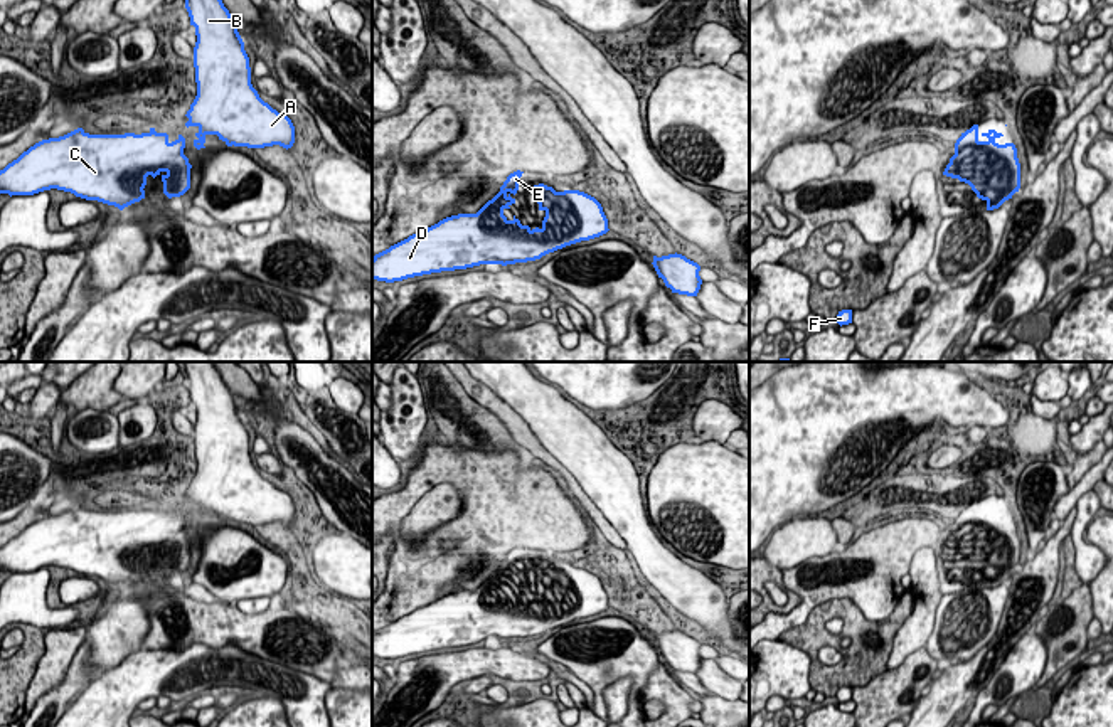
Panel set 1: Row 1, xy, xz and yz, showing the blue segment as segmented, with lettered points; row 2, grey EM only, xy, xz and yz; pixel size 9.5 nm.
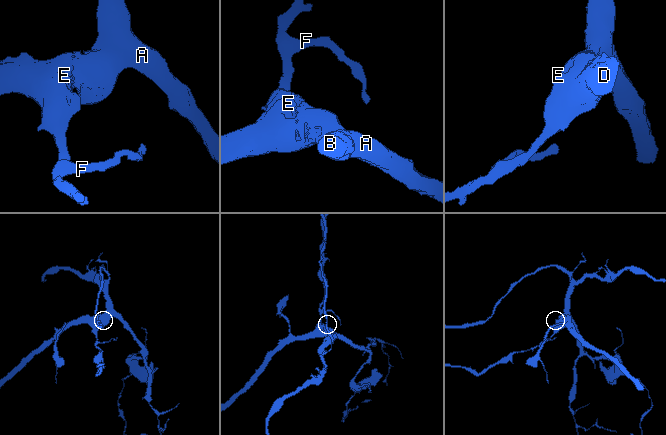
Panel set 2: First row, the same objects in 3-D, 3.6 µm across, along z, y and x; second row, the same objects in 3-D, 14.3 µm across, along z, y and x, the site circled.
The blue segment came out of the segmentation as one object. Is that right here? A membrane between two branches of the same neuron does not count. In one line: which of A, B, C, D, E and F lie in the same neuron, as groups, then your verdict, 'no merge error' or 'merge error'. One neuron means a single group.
groups A B C D E F; no merge error

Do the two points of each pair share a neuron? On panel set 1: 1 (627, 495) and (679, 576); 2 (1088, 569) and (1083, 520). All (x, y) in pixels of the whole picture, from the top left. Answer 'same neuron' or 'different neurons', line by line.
1: same neuron
2: same neuron

